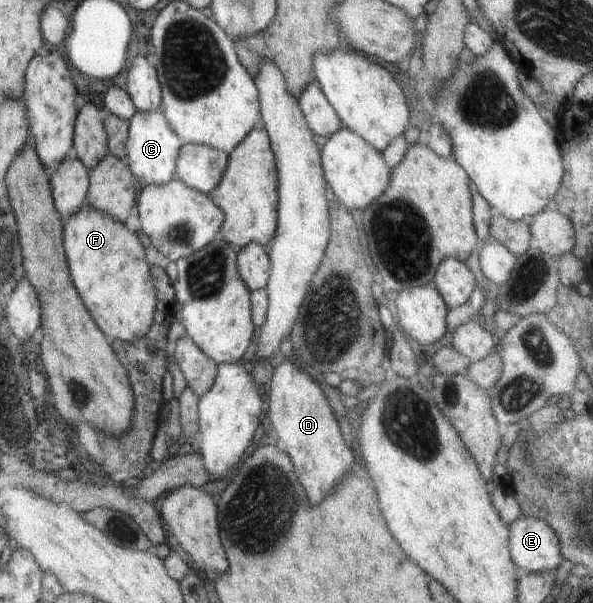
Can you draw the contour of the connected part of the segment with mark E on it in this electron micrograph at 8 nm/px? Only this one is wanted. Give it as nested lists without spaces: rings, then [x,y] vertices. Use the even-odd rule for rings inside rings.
[[[522,515],[508,527],[509,551],[517,567],[529,573],[557,570],[563,557],[559,538],[547,522]]]

